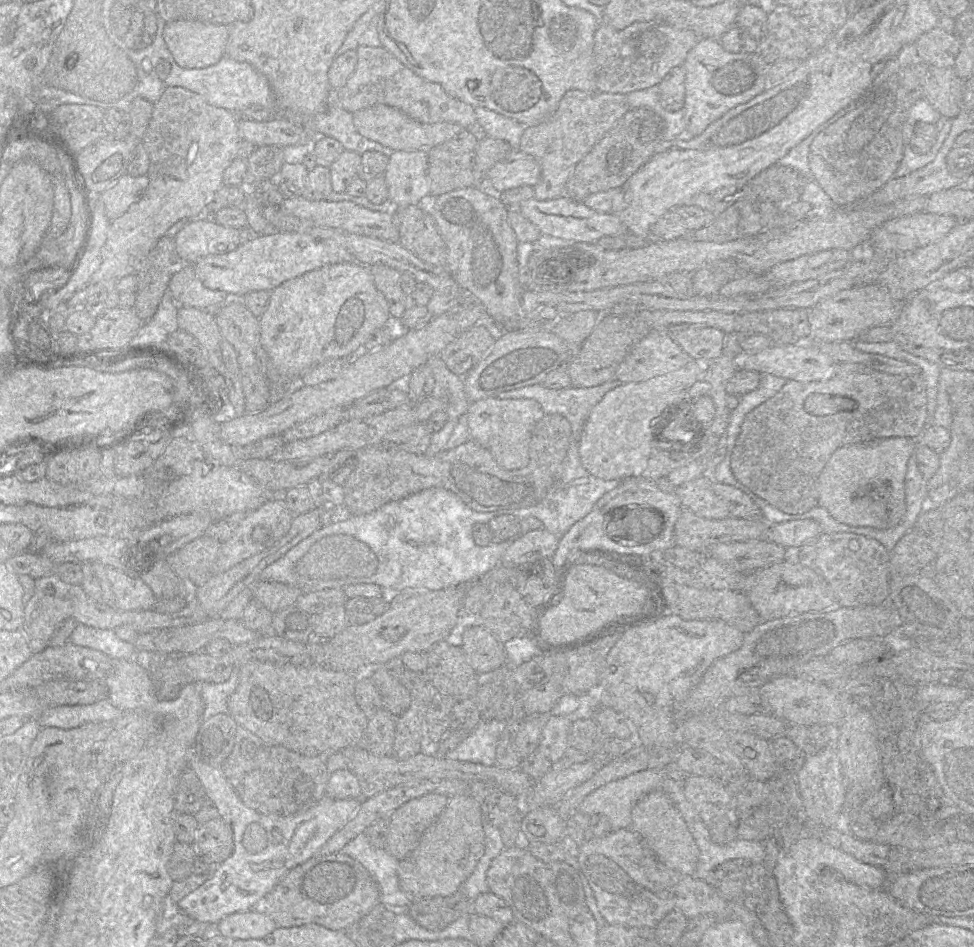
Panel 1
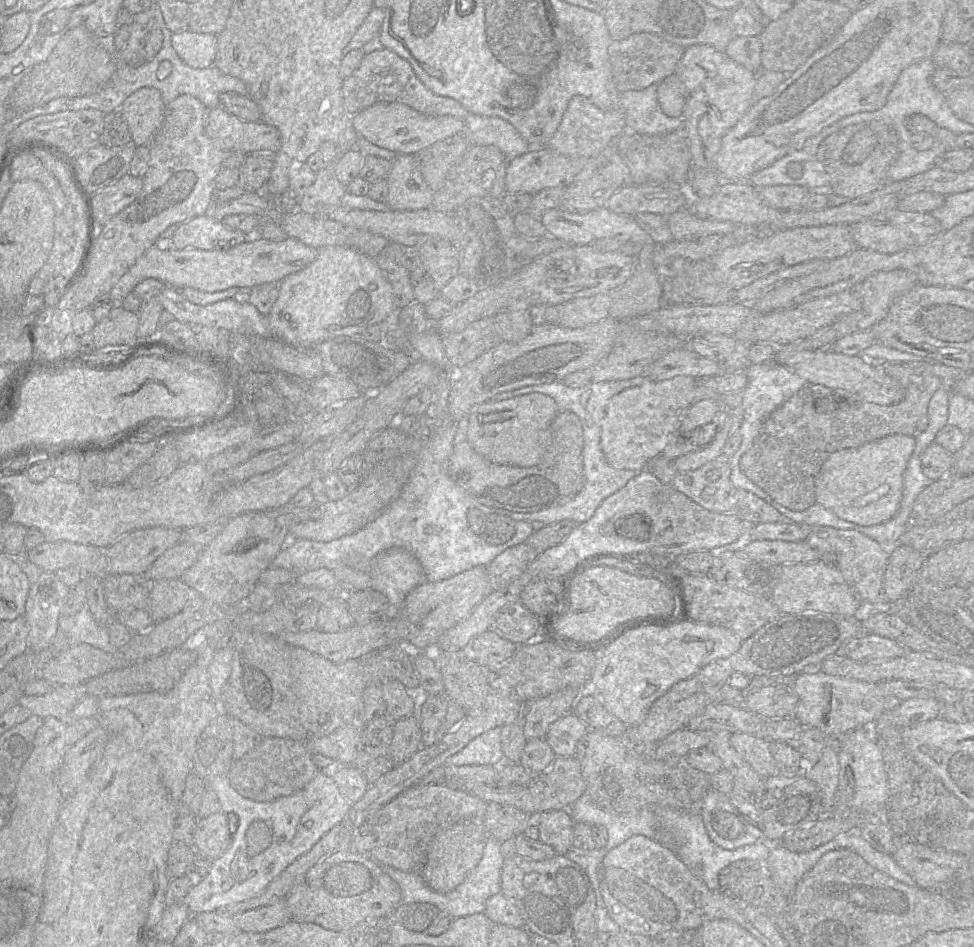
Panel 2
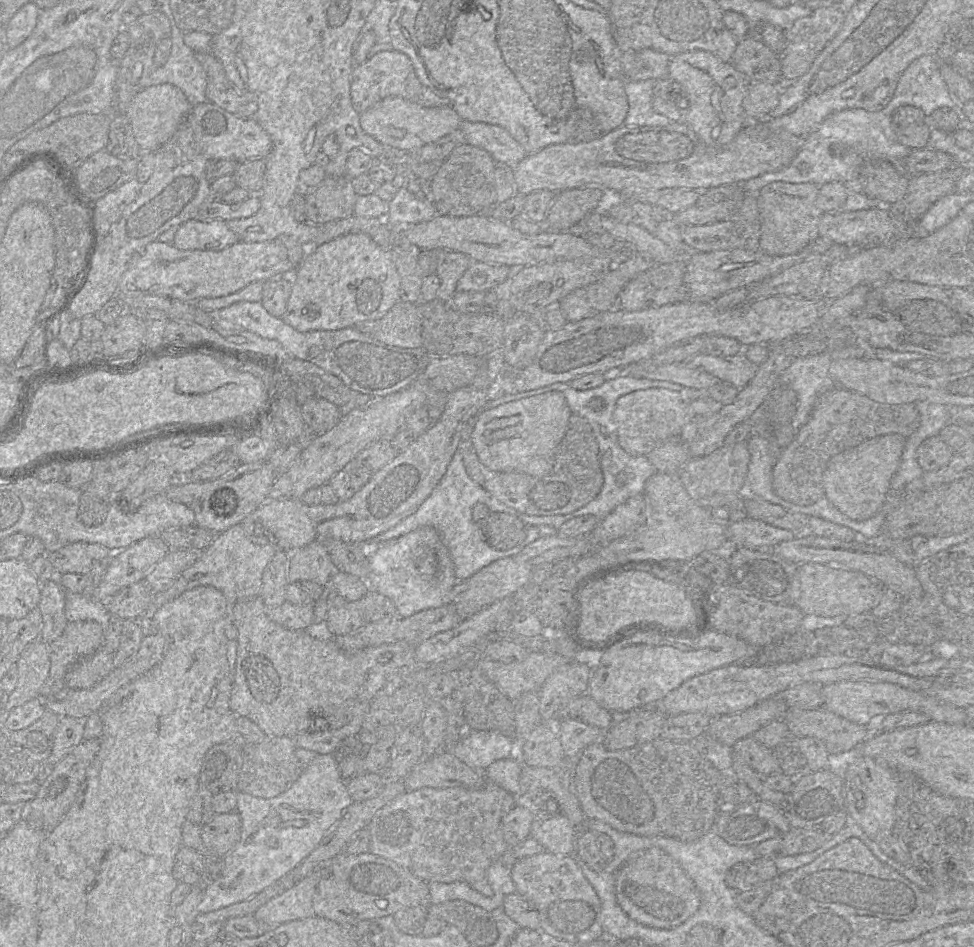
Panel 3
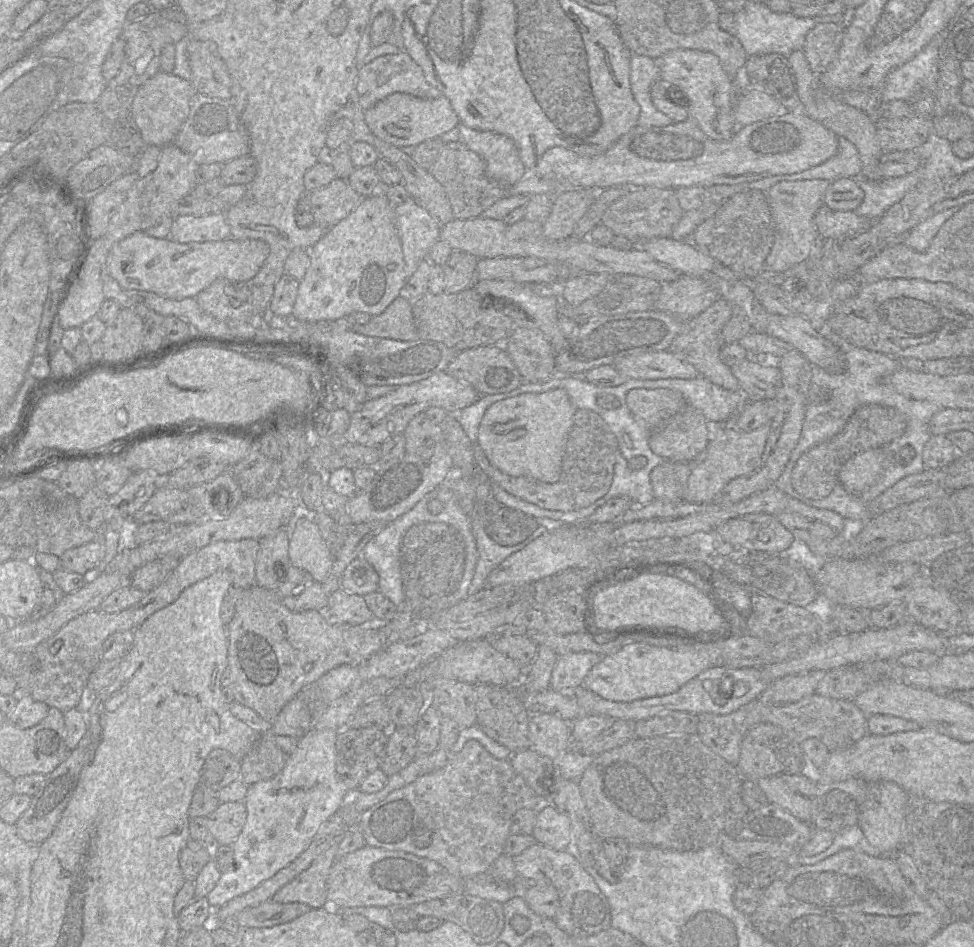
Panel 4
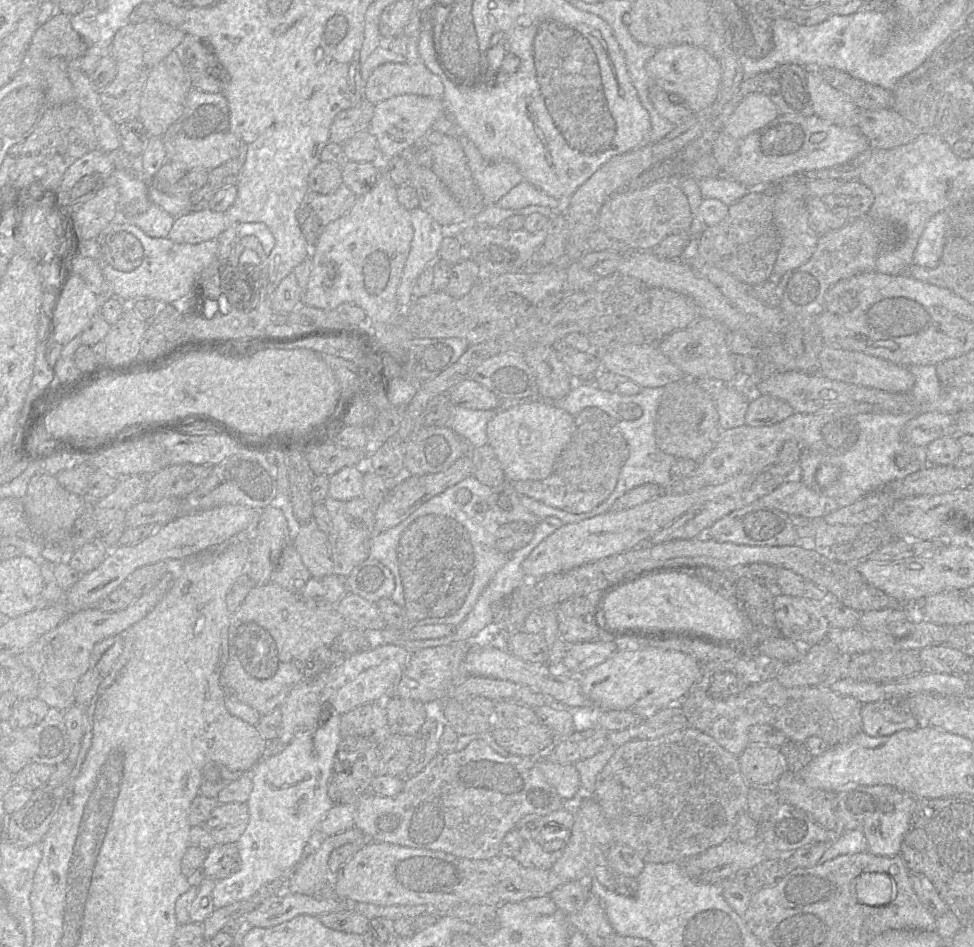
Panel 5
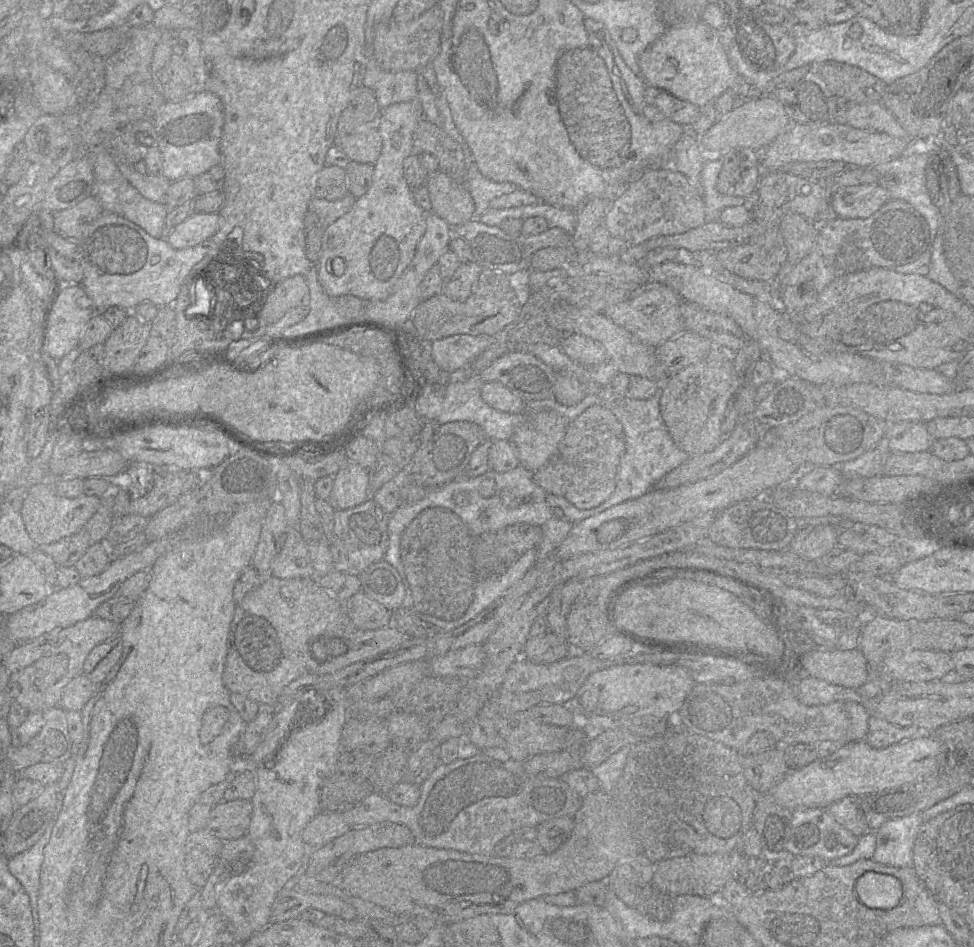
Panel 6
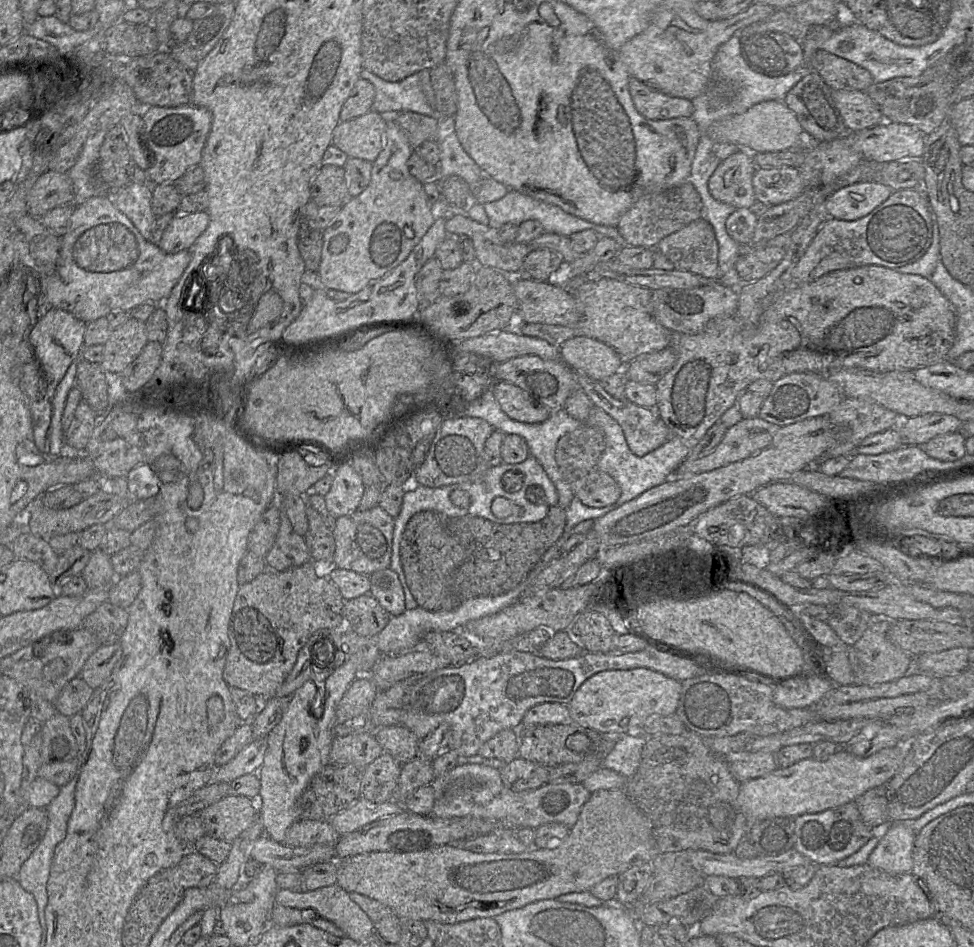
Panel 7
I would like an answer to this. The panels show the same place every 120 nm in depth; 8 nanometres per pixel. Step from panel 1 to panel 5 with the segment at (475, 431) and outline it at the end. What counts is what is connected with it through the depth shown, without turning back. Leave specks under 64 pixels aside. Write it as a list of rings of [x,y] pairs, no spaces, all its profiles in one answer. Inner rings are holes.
[[[544,401],[521,404],[499,411],[486,428],[488,444],[493,448],[508,481],[547,478],[553,472],[558,458],[570,443],[574,432],[575,416]]]

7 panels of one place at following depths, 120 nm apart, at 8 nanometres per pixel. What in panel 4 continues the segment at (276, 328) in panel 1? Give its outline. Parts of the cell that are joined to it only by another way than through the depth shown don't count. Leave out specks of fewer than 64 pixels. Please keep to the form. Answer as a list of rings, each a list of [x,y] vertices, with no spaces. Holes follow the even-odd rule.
[[[382,190],[362,198],[345,219],[329,228],[309,249],[309,257],[310,263],[303,279],[299,282],[292,310],[292,317],[298,321],[337,320],[352,312],[377,316],[402,294],[402,288],[406,283],[405,262],[394,206]]]

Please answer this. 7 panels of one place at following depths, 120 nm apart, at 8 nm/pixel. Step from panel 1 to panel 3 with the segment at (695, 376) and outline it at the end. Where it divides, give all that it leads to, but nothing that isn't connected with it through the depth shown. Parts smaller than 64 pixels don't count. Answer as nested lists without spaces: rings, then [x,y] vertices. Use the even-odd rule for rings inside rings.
[[[665,388],[637,390],[621,396],[613,412],[619,445],[630,455],[646,456],[670,439],[679,438],[690,403],[681,392]]]

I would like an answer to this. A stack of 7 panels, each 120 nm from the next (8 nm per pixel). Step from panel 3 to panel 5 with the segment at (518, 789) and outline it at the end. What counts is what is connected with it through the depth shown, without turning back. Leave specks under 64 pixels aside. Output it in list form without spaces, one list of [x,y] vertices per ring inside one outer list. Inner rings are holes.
[[[541,756],[536,757],[536,765],[561,798],[567,800],[578,796],[581,781],[574,765],[560,765]]]

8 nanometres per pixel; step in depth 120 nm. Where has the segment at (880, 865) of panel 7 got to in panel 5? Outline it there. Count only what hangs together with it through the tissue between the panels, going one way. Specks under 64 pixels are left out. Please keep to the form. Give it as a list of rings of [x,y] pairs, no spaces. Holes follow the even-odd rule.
[[[904,793],[903,799],[894,808],[885,813],[877,813],[862,826],[863,833],[868,842],[868,851],[876,856],[893,857],[901,852],[902,841],[909,829],[912,813],[917,805],[915,796]]]

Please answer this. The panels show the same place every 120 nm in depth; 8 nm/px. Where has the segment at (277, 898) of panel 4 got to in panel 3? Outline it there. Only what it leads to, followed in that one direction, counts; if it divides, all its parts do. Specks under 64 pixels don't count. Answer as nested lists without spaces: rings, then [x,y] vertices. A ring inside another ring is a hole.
[[[321,867],[259,907],[254,917],[268,925],[279,925],[314,916],[312,900],[320,878]]]

